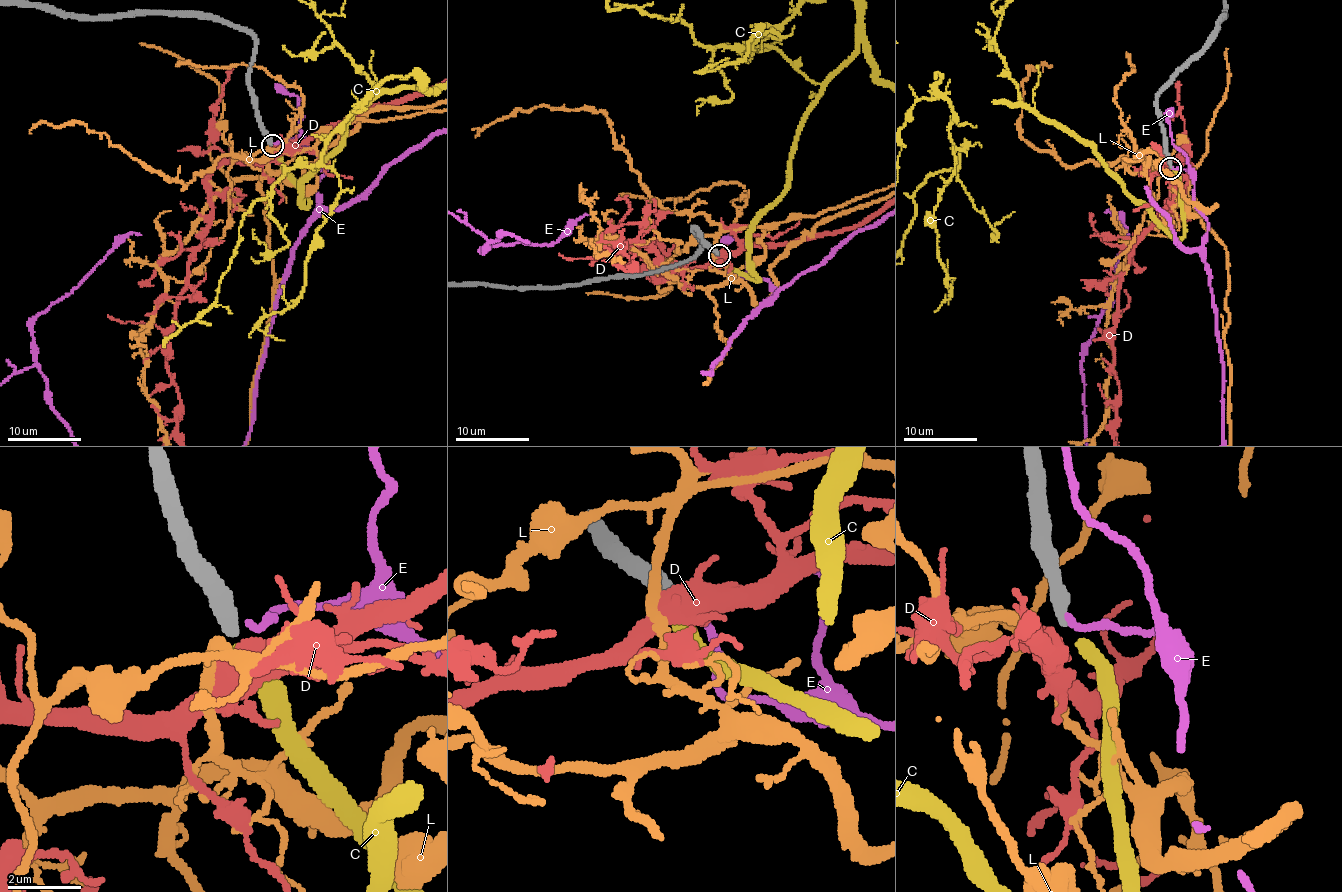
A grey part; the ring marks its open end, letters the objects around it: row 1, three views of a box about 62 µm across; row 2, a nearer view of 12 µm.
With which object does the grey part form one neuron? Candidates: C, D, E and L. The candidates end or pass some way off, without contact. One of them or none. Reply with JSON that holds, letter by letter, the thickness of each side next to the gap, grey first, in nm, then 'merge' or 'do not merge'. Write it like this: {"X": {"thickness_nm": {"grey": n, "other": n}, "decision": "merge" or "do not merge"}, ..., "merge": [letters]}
{"C": {"thickness_nm": {"grey": 400, "other": 400}, "decision": "merge"}, "D": {"thickness_nm": {"grey": 400, "other": 480}, "decision": "do not merge"}, "E": {"thickness_nm": {"grey": 400, "other": 170}, "decision": "do not merge"}, "L": {"thickness_nm": {"grey": 400, "other": 280}, "decision": "do not merge"}, "merge": ["C"]}

